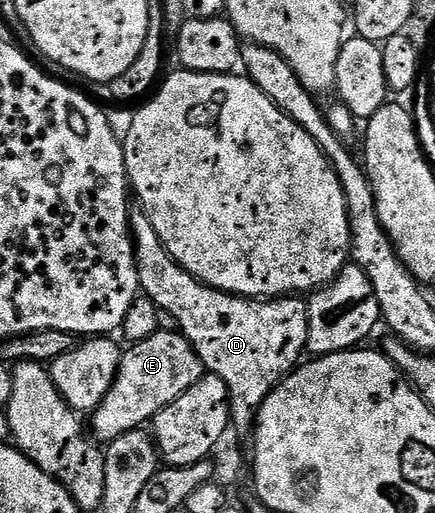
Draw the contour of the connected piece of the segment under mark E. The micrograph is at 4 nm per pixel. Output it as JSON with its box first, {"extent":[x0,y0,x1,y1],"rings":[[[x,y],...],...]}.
{"extent":[91,331,204,442],"rings":[[[158,331],[150,338],[131,345],[121,355],[116,381],[110,386],[106,398],[102,398],[95,412],[91,413],[91,435],[97,441],[111,442],[122,434],[143,429],[147,420],[149,423],[167,404],[190,390],[190,386],[194,386],[204,375],[204,363],[179,331]]]}

